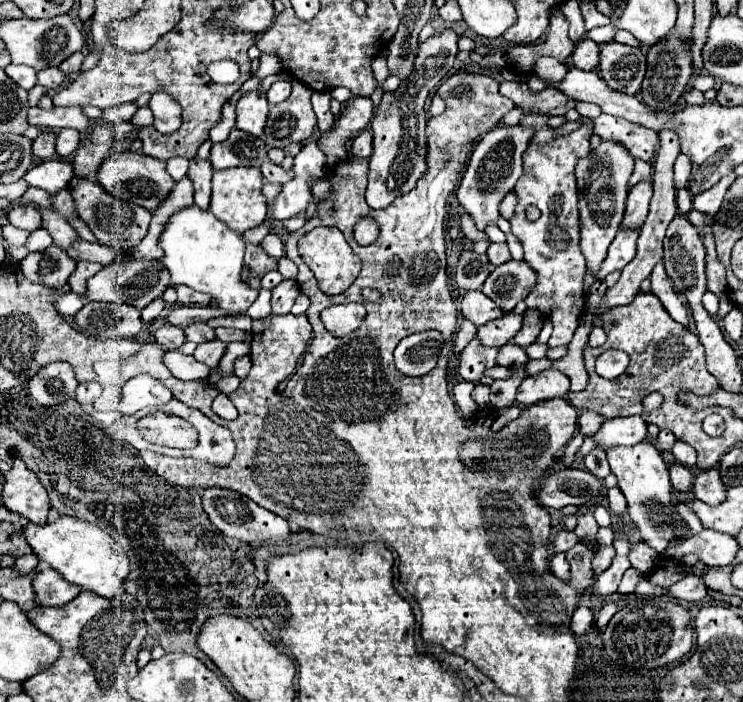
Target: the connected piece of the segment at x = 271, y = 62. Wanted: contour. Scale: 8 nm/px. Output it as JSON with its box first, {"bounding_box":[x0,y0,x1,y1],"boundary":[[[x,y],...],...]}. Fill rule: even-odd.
{"bounding_box":[252,53,282,79],"boundary":[[[262,53],[259,60],[260,65],[257,71],[252,74],[259,79],[263,79],[269,75],[276,74],[282,69],[278,58],[275,56]]]}

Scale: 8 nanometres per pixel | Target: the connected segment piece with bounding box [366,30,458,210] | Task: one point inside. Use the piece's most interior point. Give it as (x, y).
(399, 159)

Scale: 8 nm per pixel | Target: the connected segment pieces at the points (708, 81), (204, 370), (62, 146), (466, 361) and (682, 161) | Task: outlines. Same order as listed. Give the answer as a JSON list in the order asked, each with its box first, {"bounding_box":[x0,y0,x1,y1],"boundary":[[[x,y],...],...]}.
[{"bounding_box":[692,74,716,92],"boundary":[[[700,74],[700,76],[696,76],[696,78],[694,78],[692,86],[694,86],[694,88],[698,88],[700,92],[706,92],[706,90],[710,90],[710,88],[714,88],[714,86],[716,86],[716,78],[706,76],[706,74]]]},{"bounding_box":[164,352,210,380],"boundary":[[[166,352],[164,364],[178,380],[202,380],[208,378],[210,368],[198,362],[194,356],[186,356],[180,352]]]},{"bounding_box":[56,128,80,156],"boundary":[[[64,128],[56,136],[56,152],[60,156],[68,156],[78,148],[78,142],[80,142],[80,134],[72,128]]]},{"bounding_box":[459,338,499,382],"boundary":[[[472,338],[470,344],[462,350],[459,356],[460,378],[468,382],[478,382],[486,368],[496,366],[498,353],[499,348],[482,346],[478,338]]]},{"bounding_box":[674,152,690,188],"boundary":[[[680,152],[674,162],[674,184],[676,188],[684,188],[690,176],[690,160]]]}]

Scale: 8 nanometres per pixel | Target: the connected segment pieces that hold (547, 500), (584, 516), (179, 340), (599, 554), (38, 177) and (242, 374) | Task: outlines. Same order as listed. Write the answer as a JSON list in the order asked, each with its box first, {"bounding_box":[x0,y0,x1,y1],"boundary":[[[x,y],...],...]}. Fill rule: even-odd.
[{"bounding_box":[538,468,604,510],"boundary":[[[564,468],[560,472],[554,470],[544,478],[538,500],[546,508],[556,508],[556,510],[568,504],[582,506],[590,498],[598,496],[602,488],[604,484],[590,472],[576,470],[576,468]]]},{"bounding_box":[574,510,598,538],"boundary":[[[586,510],[586,512],[582,512],[582,514],[578,516],[578,526],[576,526],[574,532],[576,532],[580,538],[584,538],[584,536],[596,536],[598,524],[596,524],[594,514],[592,514],[590,510]]]},{"bounding_box":[154,326,186,350],"boundary":[[[162,326],[156,330],[154,338],[158,344],[162,344],[164,350],[178,350],[186,340],[184,330],[178,326]]]},{"bounding_box":[592,546,614,576],"boundary":[[[600,546],[600,548],[594,552],[594,562],[592,562],[594,574],[596,574],[596,576],[602,574],[602,572],[610,566],[612,558],[614,558],[614,548],[612,548],[612,546]]]},{"bounding_box":[24,162,74,194],"boundary":[[[40,162],[38,166],[30,168],[24,176],[24,180],[30,186],[42,188],[48,194],[58,194],[62,188],[68,186],[68,182],[74,178],[72,166],[68,162]]]},{"bounding_box":[234,354,250,380],"boundary":[[[246,354],[246,356],[242,356],[242,358],[236,358],[236,364],[234,364],[236,368],[234,368],[234,374],[240,378],[240,380],[244,380],[246,376],[248,376],[248,370],[250,370],[250,356]]]}]

